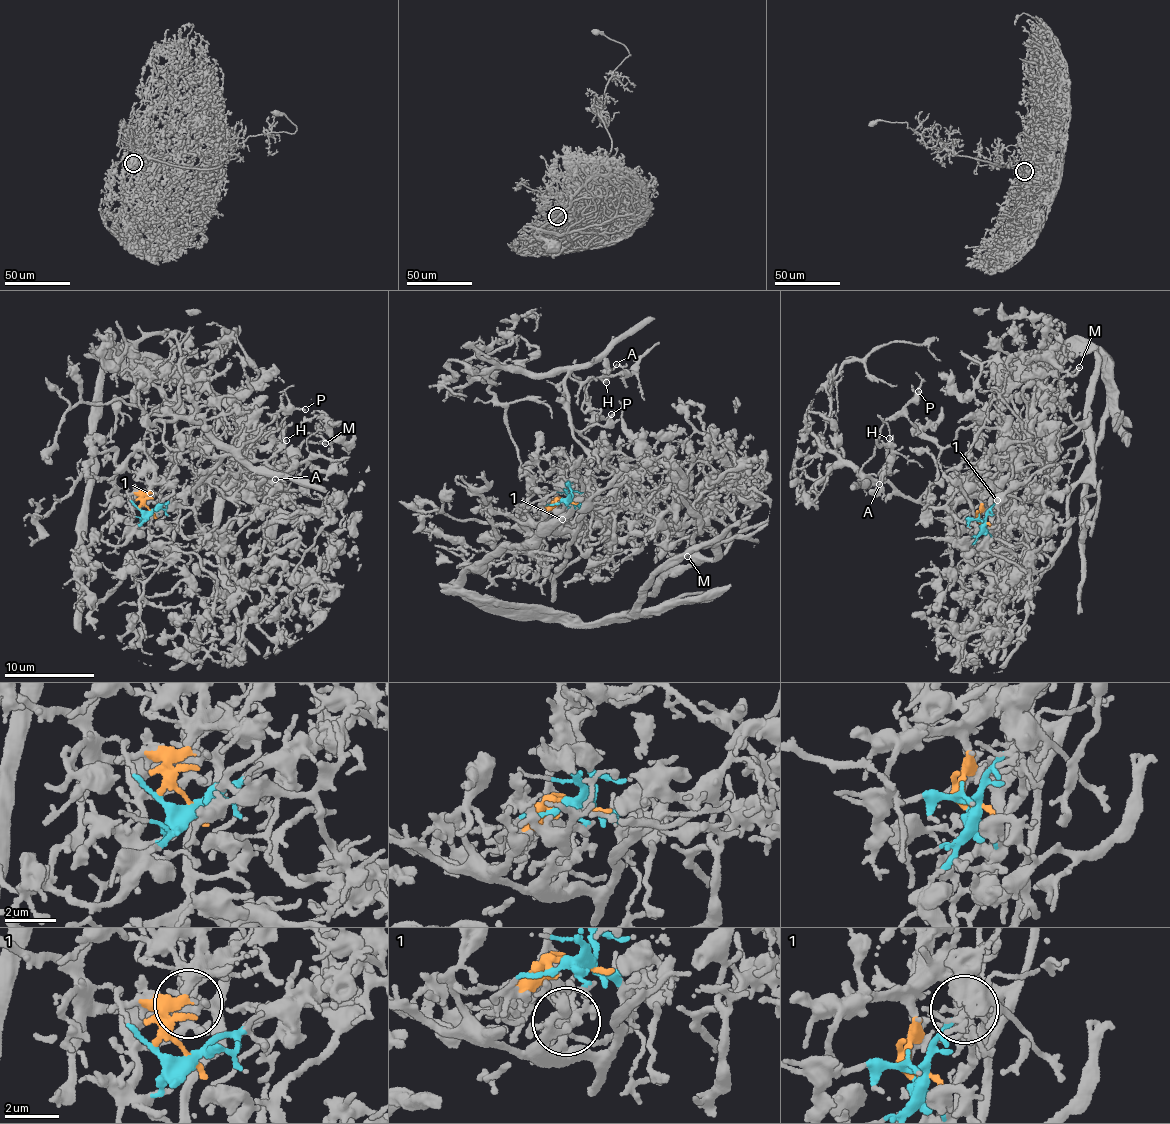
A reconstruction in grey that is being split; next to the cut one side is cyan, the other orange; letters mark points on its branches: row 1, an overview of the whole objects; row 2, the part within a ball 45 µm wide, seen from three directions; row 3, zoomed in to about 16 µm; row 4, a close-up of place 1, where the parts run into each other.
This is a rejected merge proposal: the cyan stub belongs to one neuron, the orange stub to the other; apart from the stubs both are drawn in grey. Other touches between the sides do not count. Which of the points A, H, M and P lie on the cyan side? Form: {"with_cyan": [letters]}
{"with_cyan": ["A", "H", "P"]}

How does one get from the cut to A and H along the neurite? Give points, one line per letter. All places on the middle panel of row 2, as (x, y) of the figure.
A: (568, 500), (572, 488), (564, 474), (588, 458), (588, 451), (574, 437), (566, 380), (585, 381), (616, 364)
H: (568, 500), (572, 499), (572, 488), (564, 474), (588, 458), (588, 451), (574, 437), (566, 380), (607, 381)

